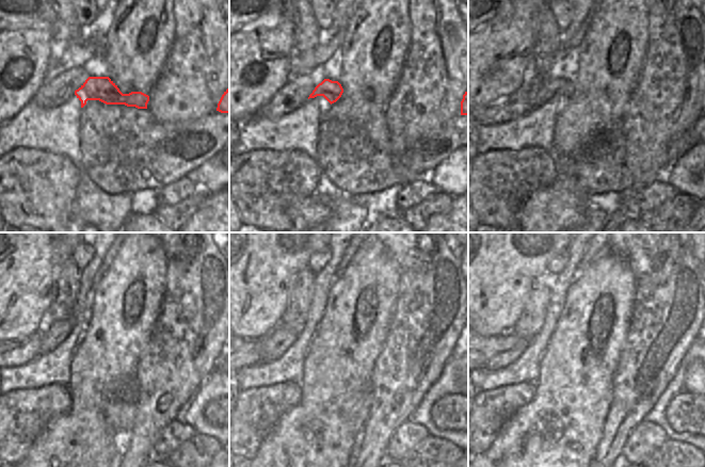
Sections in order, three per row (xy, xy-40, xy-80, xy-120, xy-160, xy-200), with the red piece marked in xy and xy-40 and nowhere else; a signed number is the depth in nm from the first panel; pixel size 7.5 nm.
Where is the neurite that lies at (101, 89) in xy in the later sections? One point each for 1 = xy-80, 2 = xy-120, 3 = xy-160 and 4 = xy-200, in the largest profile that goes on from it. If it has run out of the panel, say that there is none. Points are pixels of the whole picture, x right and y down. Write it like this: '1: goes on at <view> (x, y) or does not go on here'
1: goes on at xy-80 (547, 86)
2: goes on at xy-120 (51, 337)
3: goes on at xy-160 (274, 344)
4: goes on at xy-200 (501, 350)

